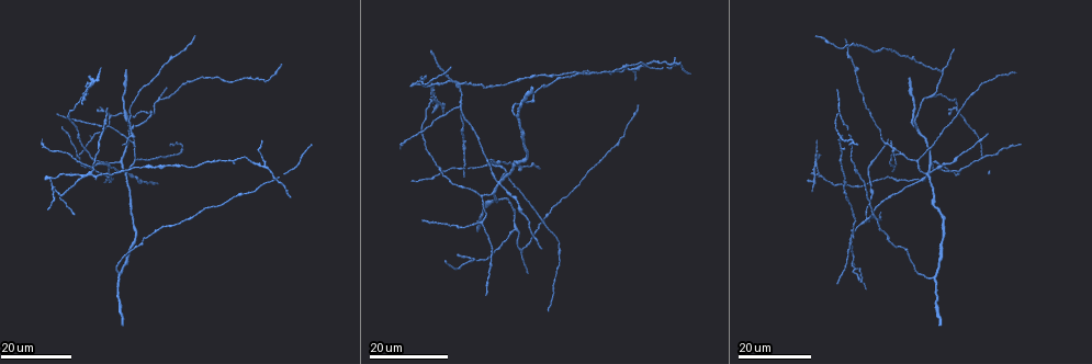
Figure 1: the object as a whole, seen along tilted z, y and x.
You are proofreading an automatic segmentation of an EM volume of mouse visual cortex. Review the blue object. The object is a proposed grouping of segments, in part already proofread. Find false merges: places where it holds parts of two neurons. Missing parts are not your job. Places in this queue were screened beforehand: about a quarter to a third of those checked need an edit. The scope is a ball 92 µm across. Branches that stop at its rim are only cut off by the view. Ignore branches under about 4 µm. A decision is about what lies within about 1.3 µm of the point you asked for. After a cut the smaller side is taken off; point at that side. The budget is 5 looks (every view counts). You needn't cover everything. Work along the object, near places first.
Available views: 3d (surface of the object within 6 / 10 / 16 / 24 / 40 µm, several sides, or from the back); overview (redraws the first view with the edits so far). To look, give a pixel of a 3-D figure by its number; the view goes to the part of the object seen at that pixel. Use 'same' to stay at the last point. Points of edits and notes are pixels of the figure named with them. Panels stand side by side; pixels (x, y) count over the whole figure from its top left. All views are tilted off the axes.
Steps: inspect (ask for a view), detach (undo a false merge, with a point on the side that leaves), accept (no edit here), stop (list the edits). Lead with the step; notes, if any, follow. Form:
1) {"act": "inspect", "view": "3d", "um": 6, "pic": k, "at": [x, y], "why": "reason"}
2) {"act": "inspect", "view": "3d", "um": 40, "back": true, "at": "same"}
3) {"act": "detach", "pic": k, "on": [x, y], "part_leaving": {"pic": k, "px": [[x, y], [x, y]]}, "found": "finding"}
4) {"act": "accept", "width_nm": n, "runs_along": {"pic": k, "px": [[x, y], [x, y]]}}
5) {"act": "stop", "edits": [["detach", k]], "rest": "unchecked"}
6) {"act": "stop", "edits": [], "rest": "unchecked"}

{"act": "inspect", "view": "3d", "um": 24, "pic": 1, "at": [479, 195], "why": "three arms meet"}

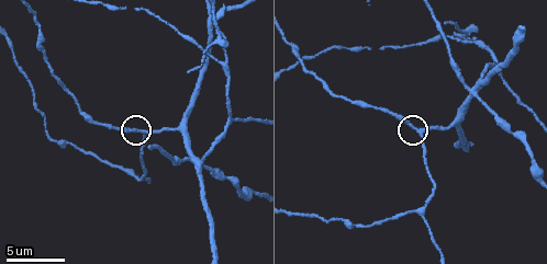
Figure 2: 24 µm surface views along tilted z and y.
{"act": "inspect", "view": "3d", "um": 10, "pic": 2, "at": [143, 131]}

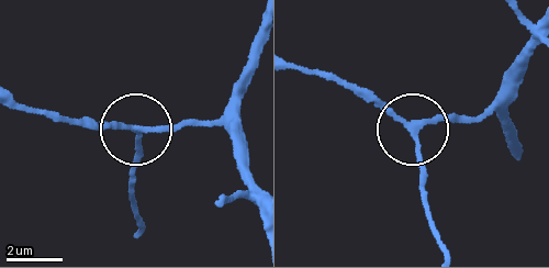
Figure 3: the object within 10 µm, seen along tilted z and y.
{"act": "accept", "side_arm_um": 31, "runs_along": {"pic": 3, "px": [[531, 53], [479, 115], [412, 129], [423, 188]]}, "found": "one neuron here"}

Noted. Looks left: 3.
{"act": "inspect", "view": "3d", "um": 10, "pic": 2, "at": [188, 159], "why": "four or more arms meet"}

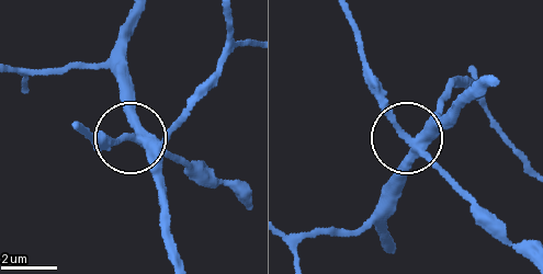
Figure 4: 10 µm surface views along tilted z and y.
{"act": "detach", "pic": 4, "on": [447, 175], "arms": 4, "part_leaving": {"pic": 4, "px": [[415, 149], [374, 84], [353, 20]]}, "found": "a second neuron is stuck on"}

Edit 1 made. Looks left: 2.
{"act": "stop", "edits": [["detach", 4]], "rest": "unchecked"}

